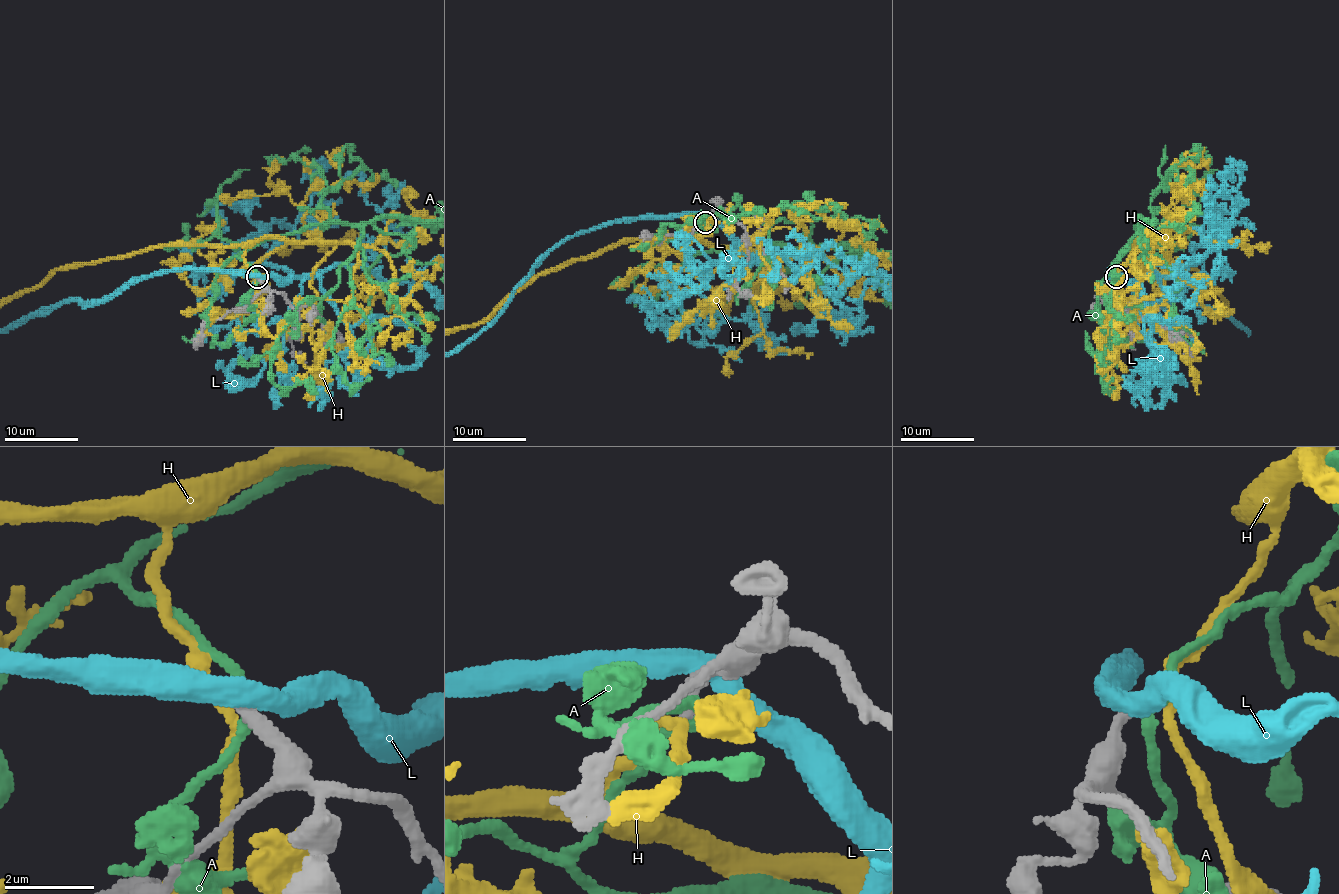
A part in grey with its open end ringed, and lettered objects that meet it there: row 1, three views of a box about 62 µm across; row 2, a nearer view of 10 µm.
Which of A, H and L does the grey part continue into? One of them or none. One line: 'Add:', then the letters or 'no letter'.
Add: no letter

